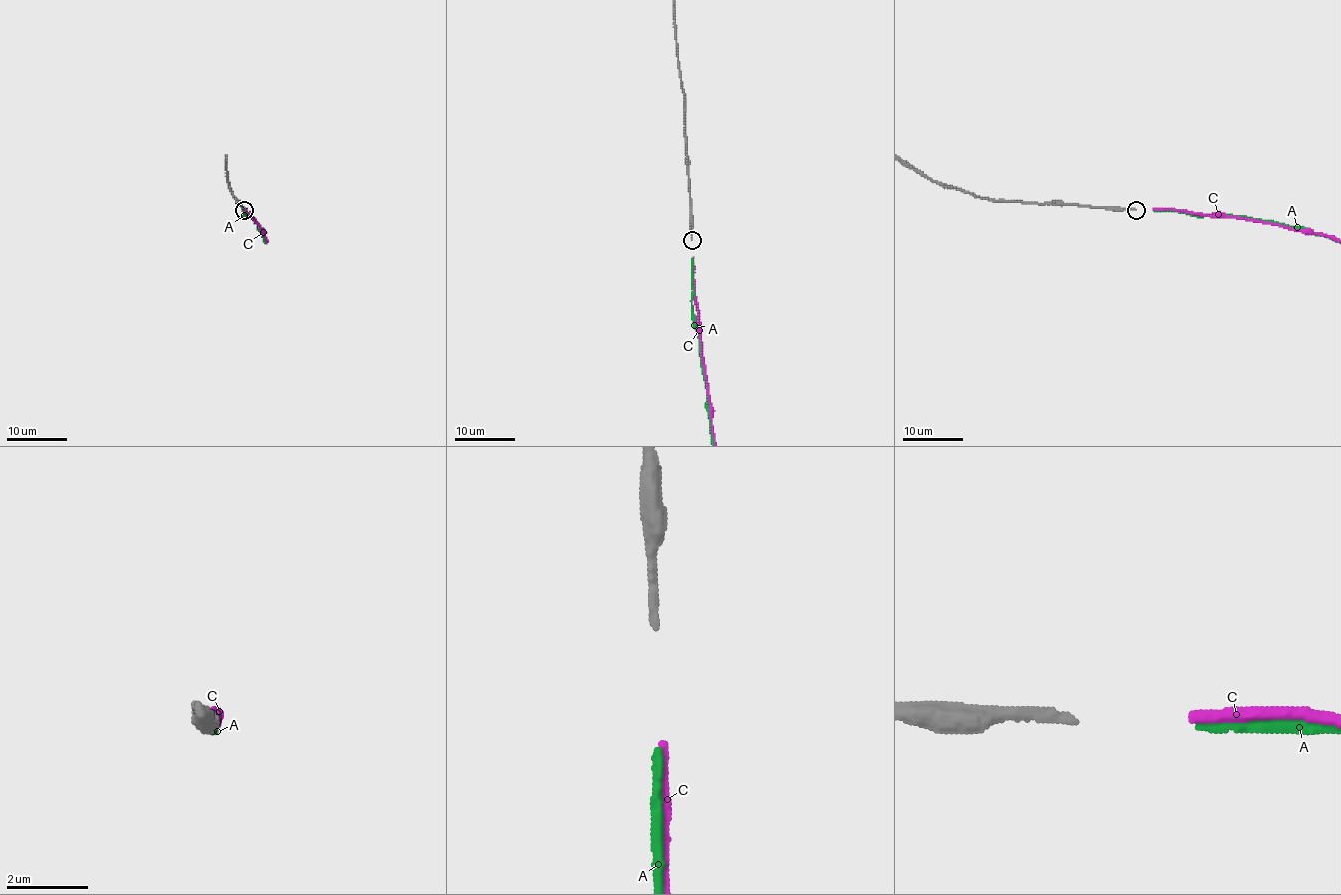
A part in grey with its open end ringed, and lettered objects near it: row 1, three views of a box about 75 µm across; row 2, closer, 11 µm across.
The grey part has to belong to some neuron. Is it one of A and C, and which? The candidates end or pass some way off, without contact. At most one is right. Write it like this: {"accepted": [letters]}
{"accepted": ["A"]}

